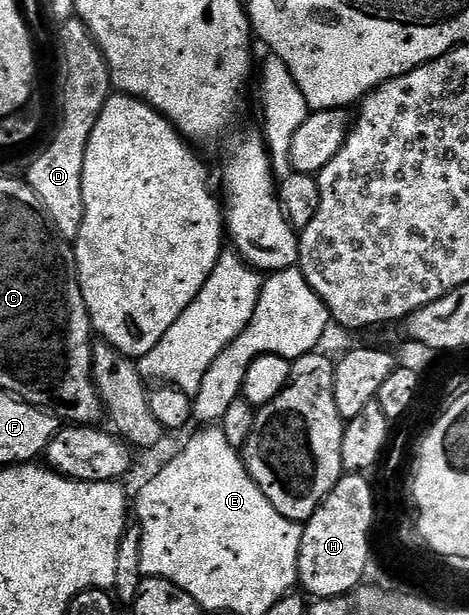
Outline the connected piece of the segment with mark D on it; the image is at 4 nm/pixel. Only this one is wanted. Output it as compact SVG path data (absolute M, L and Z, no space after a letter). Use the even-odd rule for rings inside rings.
M73 16L59 23L60 47L56 58L60 61L60 127L52 143L37 156L28 170L26 181L36 193L52 229L65 240L75 240L82 228L84 201L82 200L82 168L86 148L94 124L98 124L102 108L110 97L108 61L100 46L92 39L88 25Z

